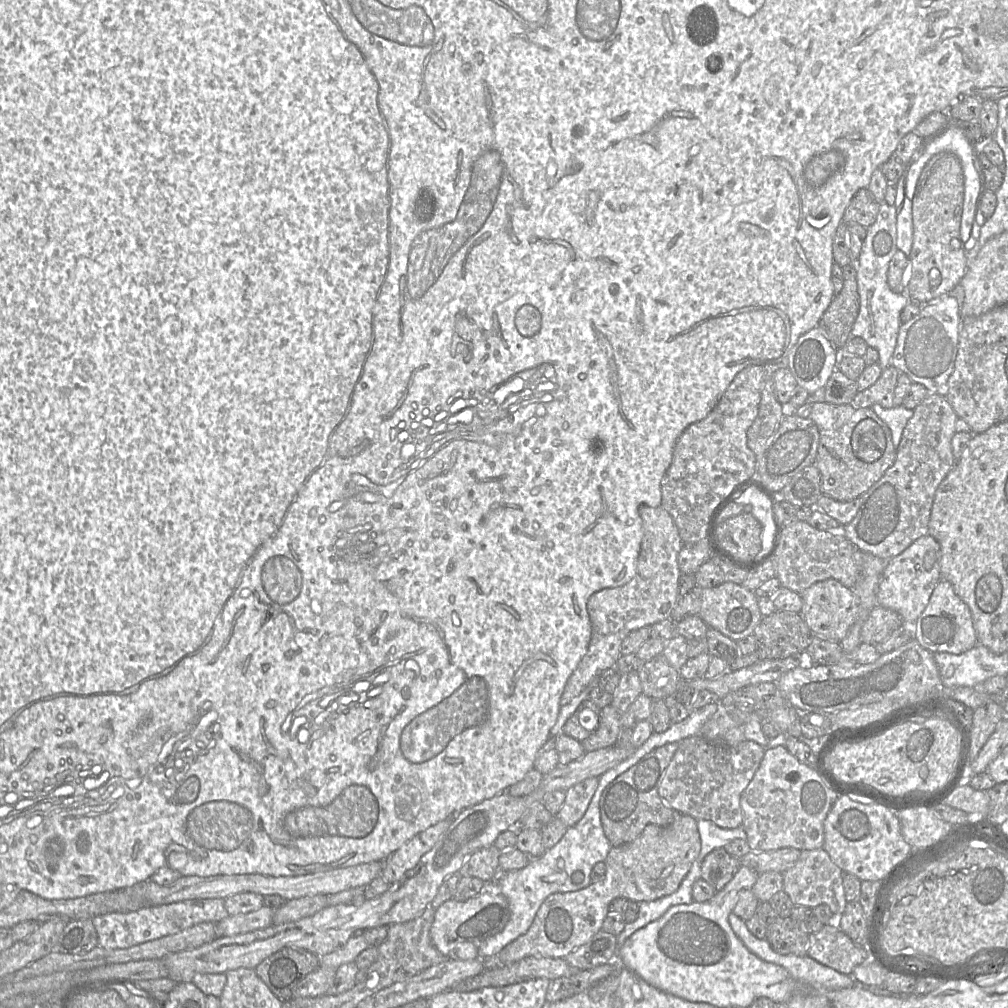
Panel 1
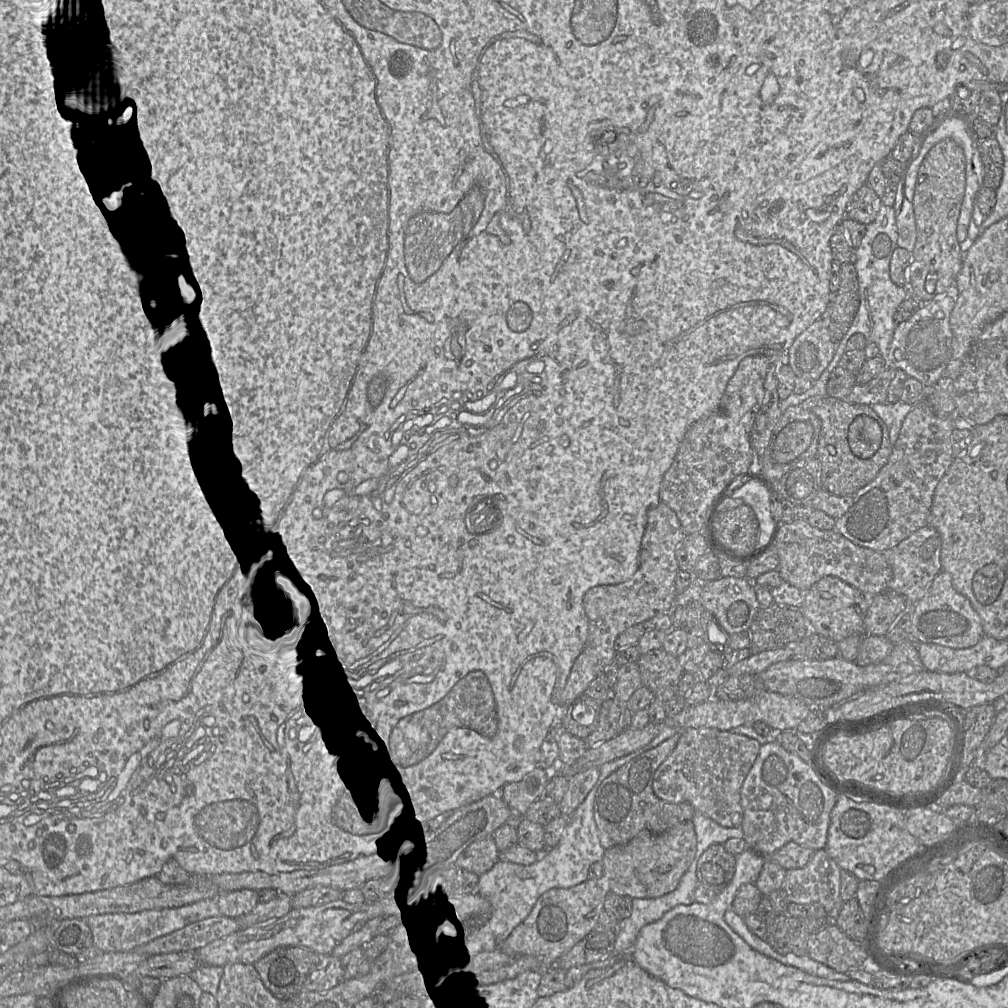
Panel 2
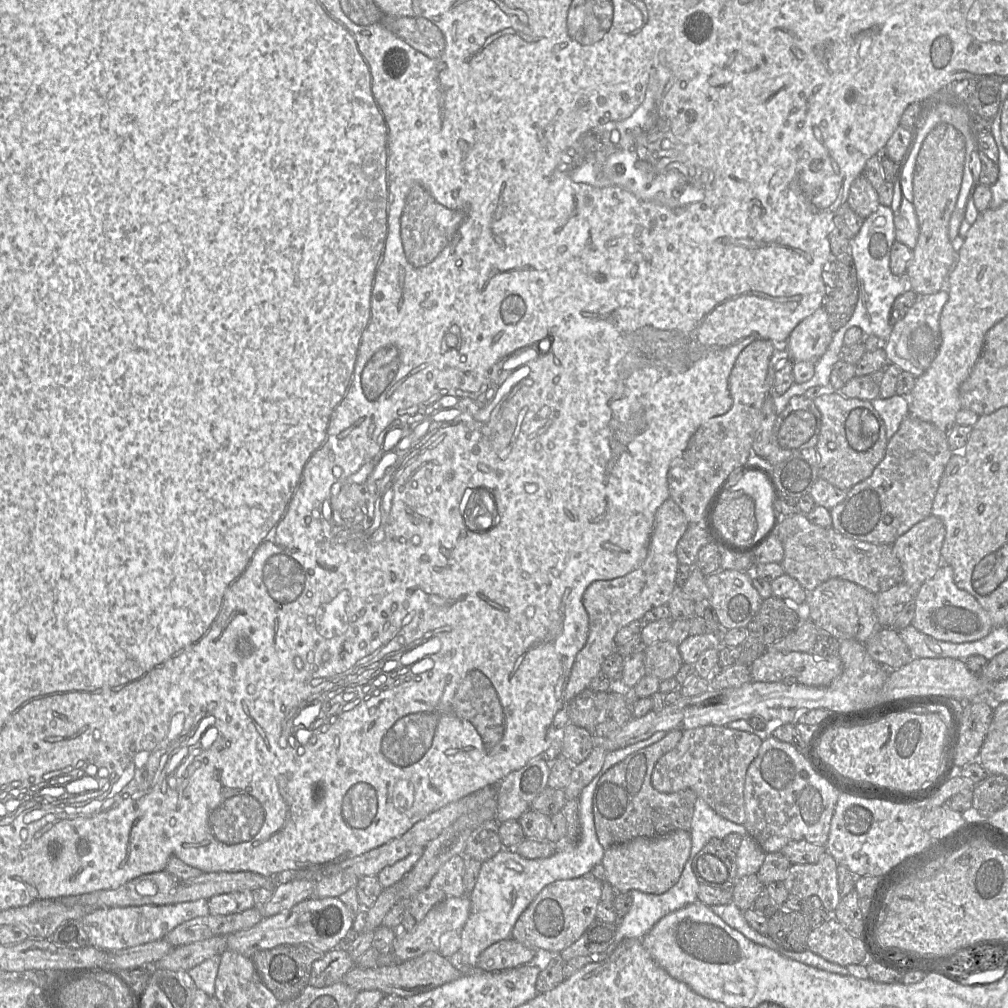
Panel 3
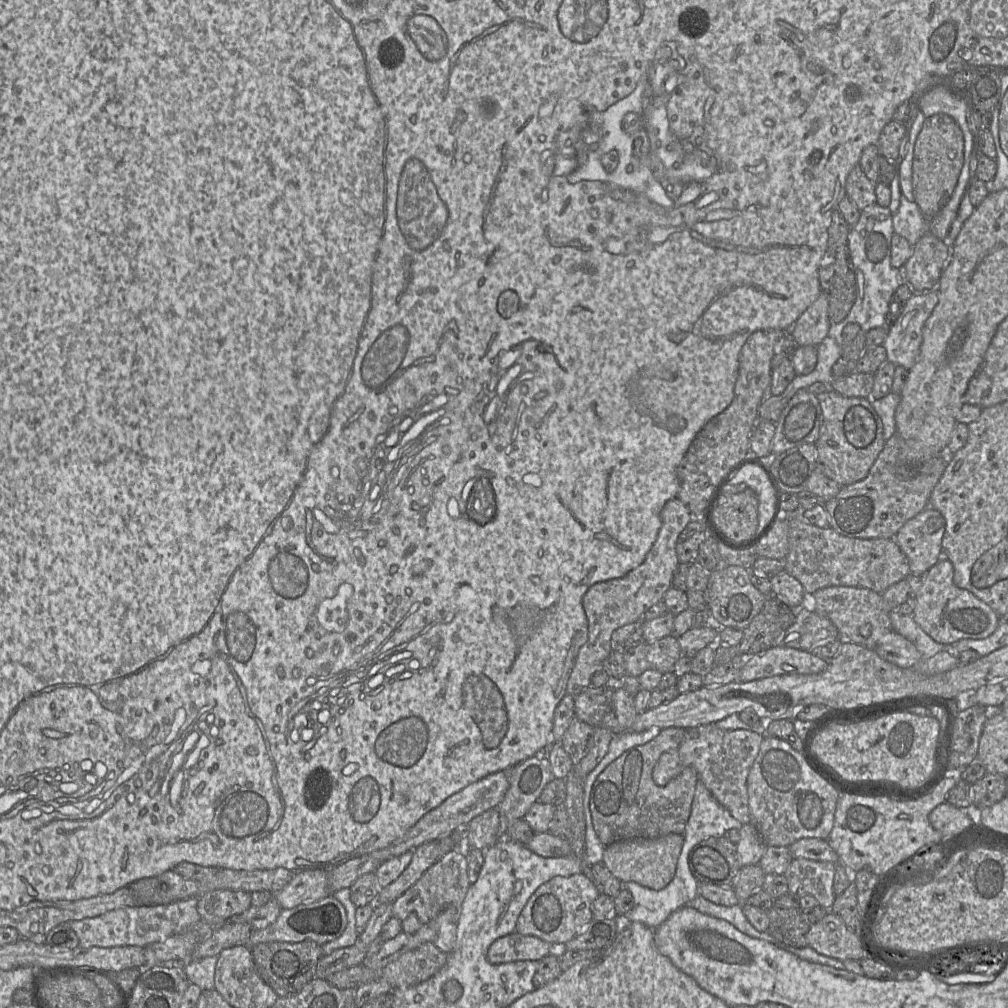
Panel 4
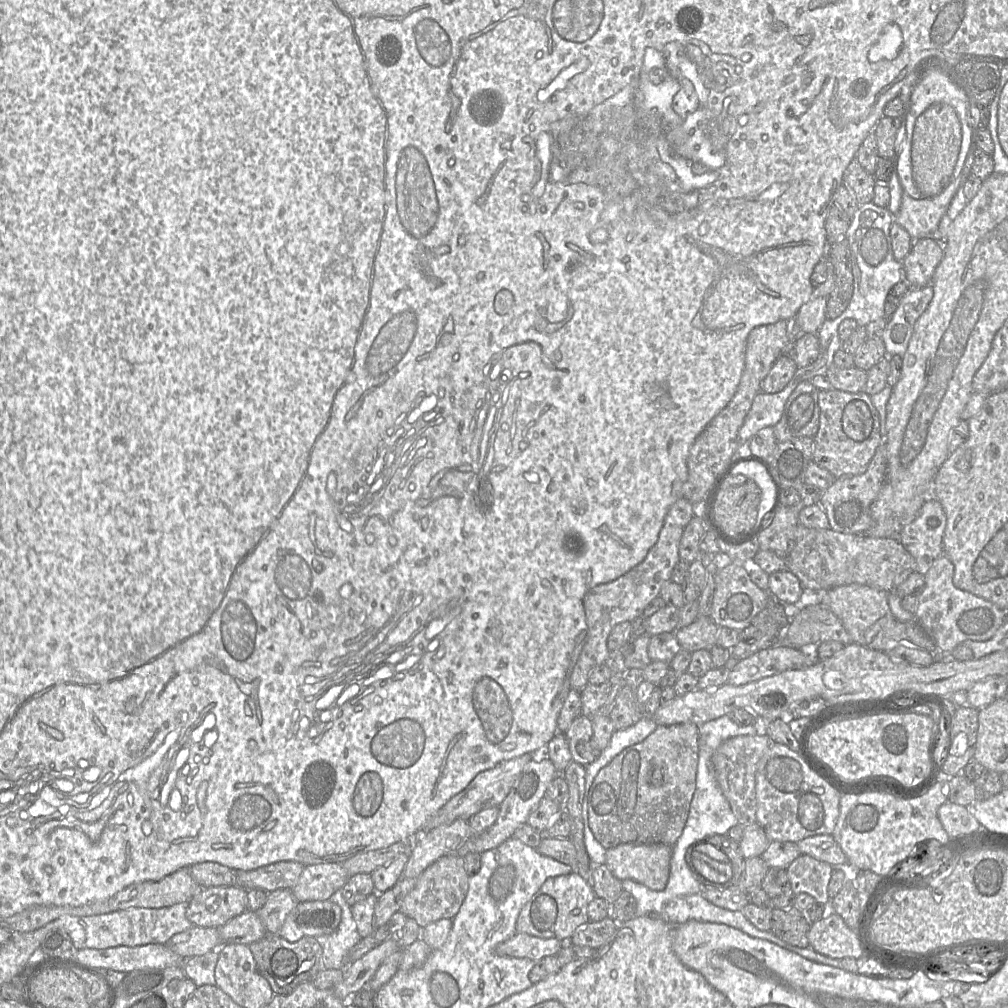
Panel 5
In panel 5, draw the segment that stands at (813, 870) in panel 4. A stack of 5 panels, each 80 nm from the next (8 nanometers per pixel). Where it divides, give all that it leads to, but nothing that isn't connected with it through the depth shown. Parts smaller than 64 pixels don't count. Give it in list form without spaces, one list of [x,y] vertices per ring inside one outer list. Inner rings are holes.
[[[800,854],[786,869],[792,892],[807,893],[816,903],[829,906],[828,884],[832,869],[826,862]]]

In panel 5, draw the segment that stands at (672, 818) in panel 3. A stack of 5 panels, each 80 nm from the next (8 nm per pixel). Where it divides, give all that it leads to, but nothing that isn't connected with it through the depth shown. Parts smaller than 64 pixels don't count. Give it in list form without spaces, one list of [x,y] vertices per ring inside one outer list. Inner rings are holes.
[[[686,722],[674,725],[660,725],[642,742],[627,747],[615,758],[604,766],[596,775],[589,791],[588,799],[588,823],[595,839],[606,849],[616,847],[620,844],[636,843],[636,844],[666,844],[673,846],[681,836],[686,825],[689,815],[690,805],[696,786],[697,765],[699,750],[699,731],[698,725],[692,722]],[[659,767],[663,772],[663,780],[660,786],[651,783],[653,770]]]

